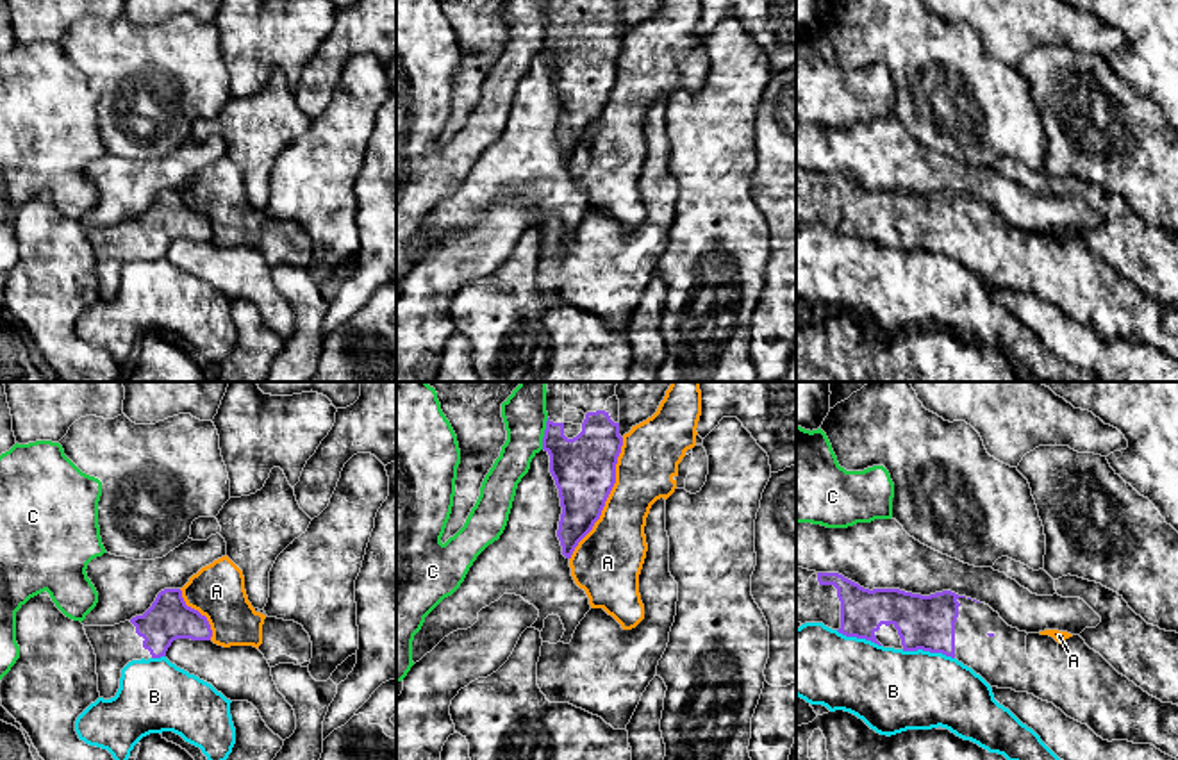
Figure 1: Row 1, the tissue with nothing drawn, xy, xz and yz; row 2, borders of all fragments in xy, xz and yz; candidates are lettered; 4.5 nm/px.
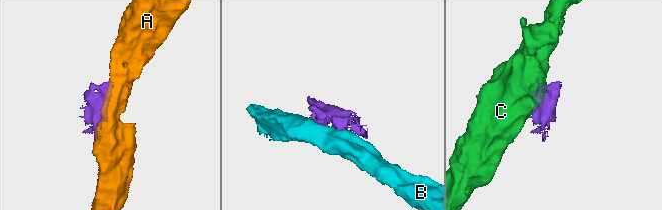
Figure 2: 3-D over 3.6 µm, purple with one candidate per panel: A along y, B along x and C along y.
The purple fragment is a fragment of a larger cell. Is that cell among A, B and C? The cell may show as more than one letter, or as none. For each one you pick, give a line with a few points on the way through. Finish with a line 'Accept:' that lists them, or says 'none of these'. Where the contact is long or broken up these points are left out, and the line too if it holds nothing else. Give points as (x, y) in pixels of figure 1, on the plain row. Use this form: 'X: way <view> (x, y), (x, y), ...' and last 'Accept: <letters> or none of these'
Accept: none of these

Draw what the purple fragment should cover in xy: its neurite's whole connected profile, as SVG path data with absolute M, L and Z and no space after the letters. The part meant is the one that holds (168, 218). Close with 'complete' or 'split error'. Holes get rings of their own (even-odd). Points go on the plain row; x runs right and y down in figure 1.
M164 189L152 207L114 227L84 227L96 255L100 298L111 300L120 289L121 269L132 260L166 257L177 239L211 241L205 216L186 205L180 189Z; split error

